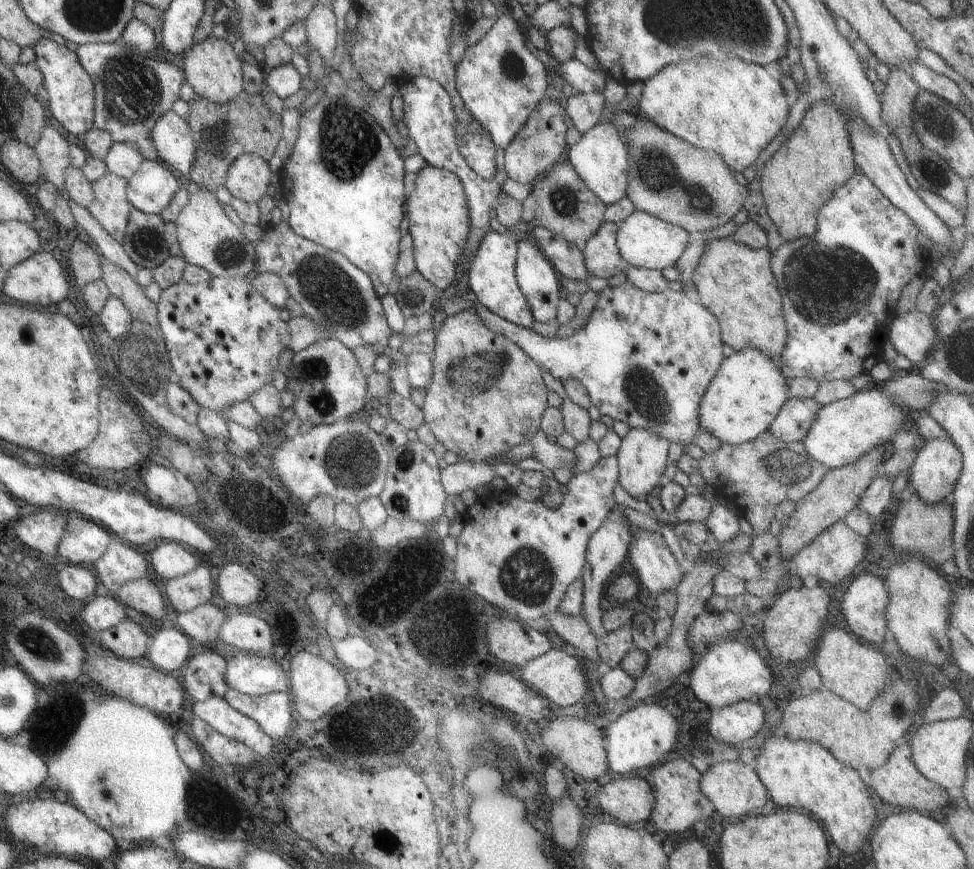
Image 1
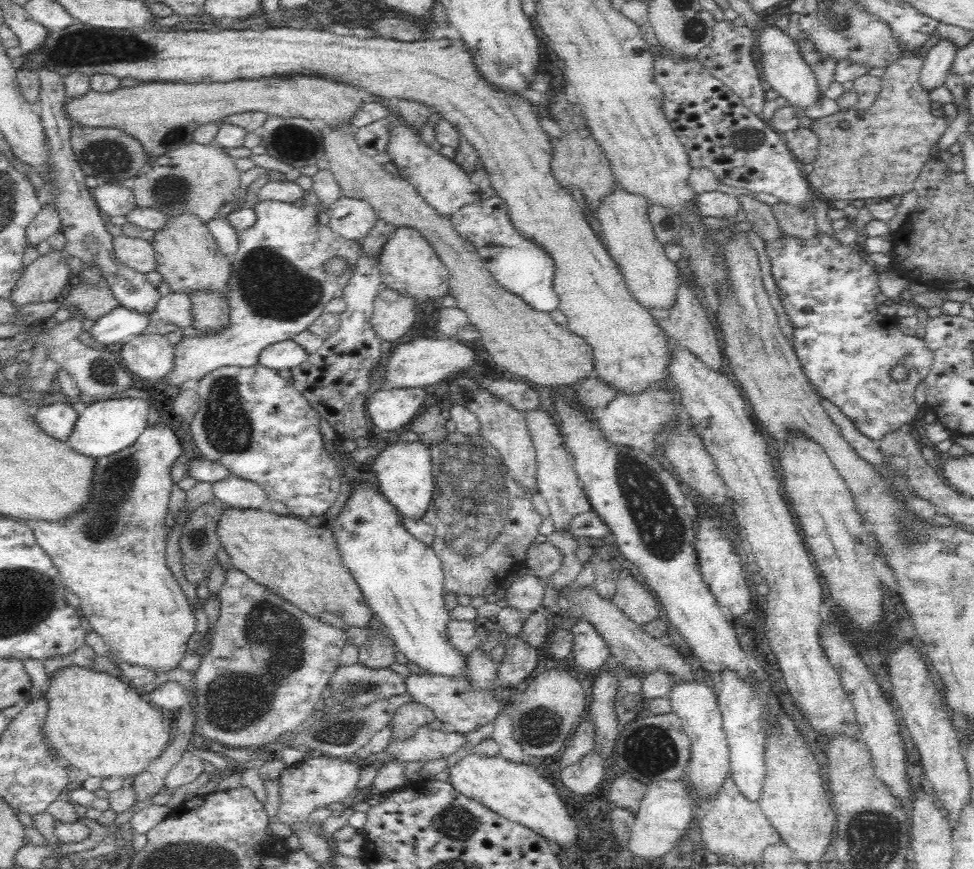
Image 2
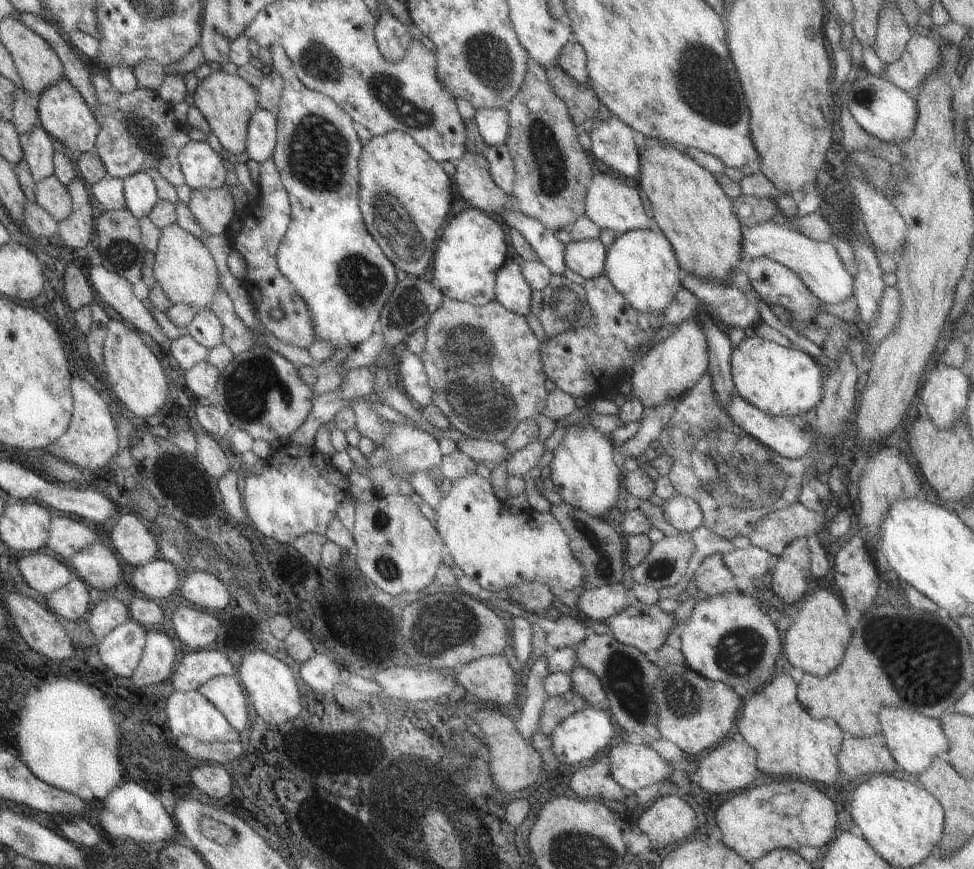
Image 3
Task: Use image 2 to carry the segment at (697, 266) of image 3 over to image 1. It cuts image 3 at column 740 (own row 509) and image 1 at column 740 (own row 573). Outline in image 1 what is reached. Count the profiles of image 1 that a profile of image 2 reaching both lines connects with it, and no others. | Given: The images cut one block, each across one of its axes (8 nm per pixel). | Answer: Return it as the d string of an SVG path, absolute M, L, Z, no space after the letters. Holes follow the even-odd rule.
M729 236L717 240L704 240L703 246L705 248L699 258L699 264L691 272L691 282L698 294L698 303L717 319L722 344L727 344L734 351L751 346L759 352L764 352L769 358L779 357L787 338L787 328L783 320L780 294L769 264L769 250L747 248L743 244L733 242L733 238Z

